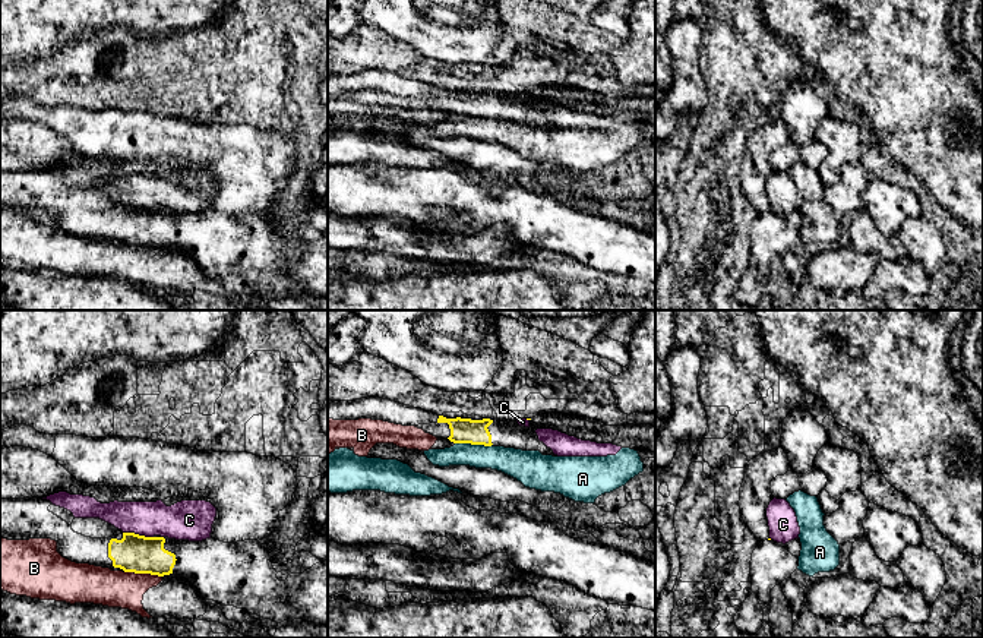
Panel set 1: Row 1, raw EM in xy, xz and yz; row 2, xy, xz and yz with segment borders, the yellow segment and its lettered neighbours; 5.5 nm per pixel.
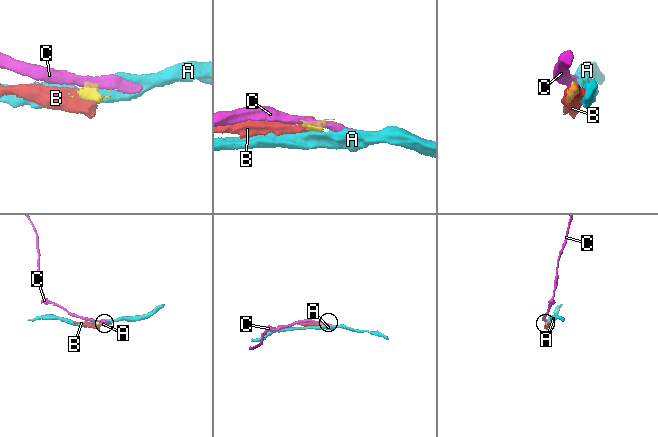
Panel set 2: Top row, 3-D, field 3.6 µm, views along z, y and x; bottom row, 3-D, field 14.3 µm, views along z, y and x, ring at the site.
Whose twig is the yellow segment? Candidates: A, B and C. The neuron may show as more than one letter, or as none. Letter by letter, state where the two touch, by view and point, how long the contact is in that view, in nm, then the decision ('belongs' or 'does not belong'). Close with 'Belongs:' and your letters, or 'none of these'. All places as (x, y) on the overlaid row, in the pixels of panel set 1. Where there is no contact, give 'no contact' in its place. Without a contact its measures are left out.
A: contact xz (474, 444); length 200 nm; does not belong
B: contact xy (144, 572); length 220 nm; does not belong
C: contact xy (138, 534); length 170 nm; does not belong
Belongs: none of these

